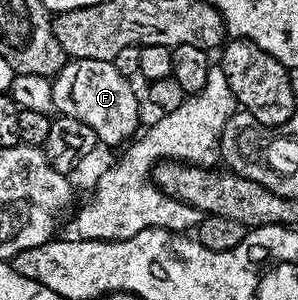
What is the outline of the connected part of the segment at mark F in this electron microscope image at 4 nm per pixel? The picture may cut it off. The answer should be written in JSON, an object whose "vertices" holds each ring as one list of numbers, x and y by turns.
{"vertices":[[71,59,51,79,53,105,59,115,85,121,100,144,123,145,140,130,139,99,131,84,132,80,119,73,112,61]]}

